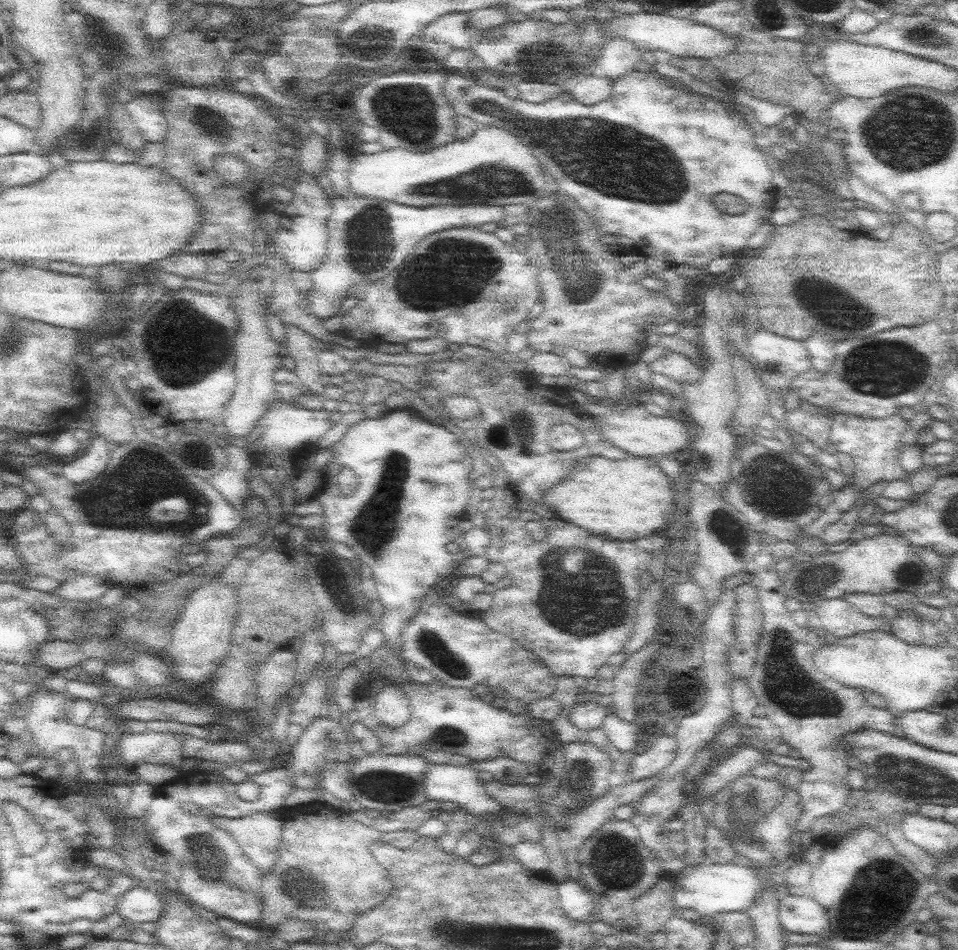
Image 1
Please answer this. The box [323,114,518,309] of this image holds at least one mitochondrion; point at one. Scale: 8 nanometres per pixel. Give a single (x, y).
(371, 238)

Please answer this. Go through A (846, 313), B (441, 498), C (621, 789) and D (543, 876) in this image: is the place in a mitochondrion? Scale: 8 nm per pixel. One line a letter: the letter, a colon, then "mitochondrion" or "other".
A: mitochondrion
B: other
C: other
D: other

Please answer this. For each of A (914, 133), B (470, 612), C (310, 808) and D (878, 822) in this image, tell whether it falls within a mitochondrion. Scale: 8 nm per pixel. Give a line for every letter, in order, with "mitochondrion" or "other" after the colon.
A: mitochondrion
B: other
C: other
D: other

